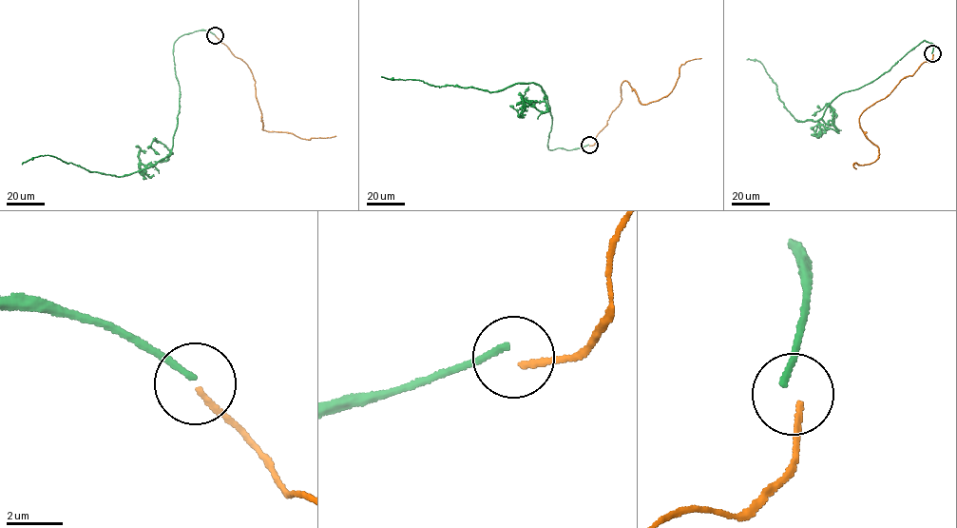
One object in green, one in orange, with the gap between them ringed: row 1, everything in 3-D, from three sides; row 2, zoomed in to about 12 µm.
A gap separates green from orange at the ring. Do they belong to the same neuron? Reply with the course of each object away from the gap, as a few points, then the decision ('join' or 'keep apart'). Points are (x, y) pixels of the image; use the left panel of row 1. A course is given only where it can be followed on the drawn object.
course green (215, 35), (194, 31), (173, 45), (179, 113), (168, 157), (116, 177), (48, 155), (22, 164); course orange (215, 35), (251, 70), (262, 128), (289, 132), (309, 140), (335, 136); keep apart

